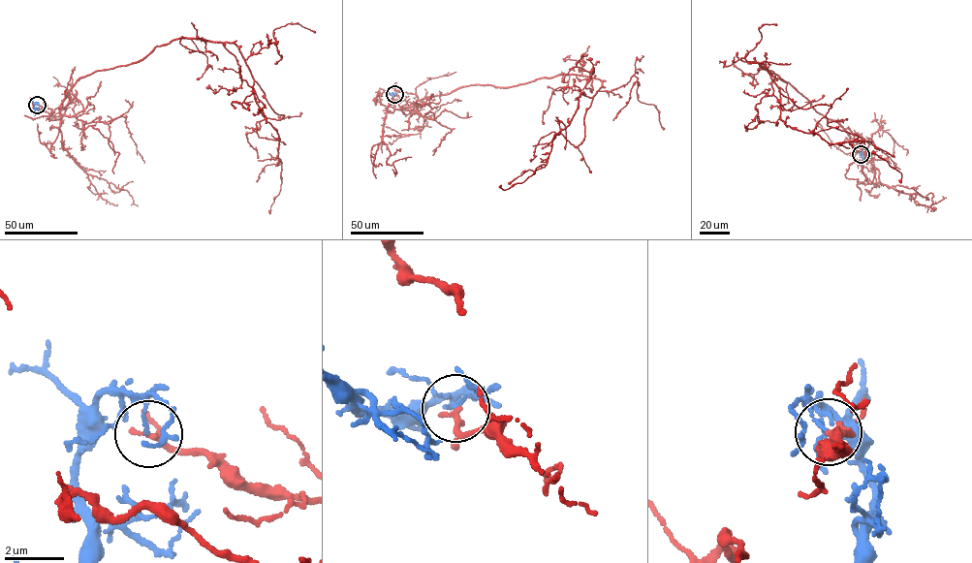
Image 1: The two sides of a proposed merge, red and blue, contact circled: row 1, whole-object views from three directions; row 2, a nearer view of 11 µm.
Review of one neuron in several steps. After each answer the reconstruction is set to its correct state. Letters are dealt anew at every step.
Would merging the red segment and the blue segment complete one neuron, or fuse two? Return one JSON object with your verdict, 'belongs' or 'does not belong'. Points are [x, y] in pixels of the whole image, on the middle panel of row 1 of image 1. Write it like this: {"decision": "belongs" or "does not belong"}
{"decision": "does not belong"}

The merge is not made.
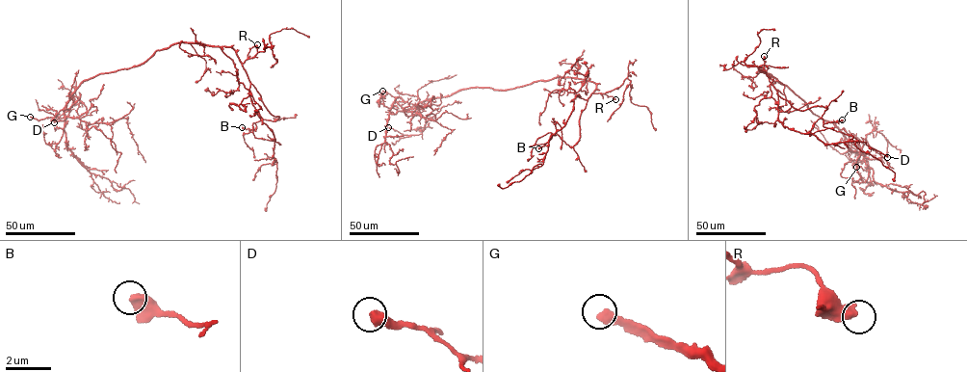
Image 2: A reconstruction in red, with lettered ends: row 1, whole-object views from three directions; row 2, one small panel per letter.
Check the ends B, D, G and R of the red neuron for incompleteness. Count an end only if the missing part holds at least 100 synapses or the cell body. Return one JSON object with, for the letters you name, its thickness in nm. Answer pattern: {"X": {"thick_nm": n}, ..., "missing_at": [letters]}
{"G": {"thick_nm": 320}, "missing_at": ["G"]}

